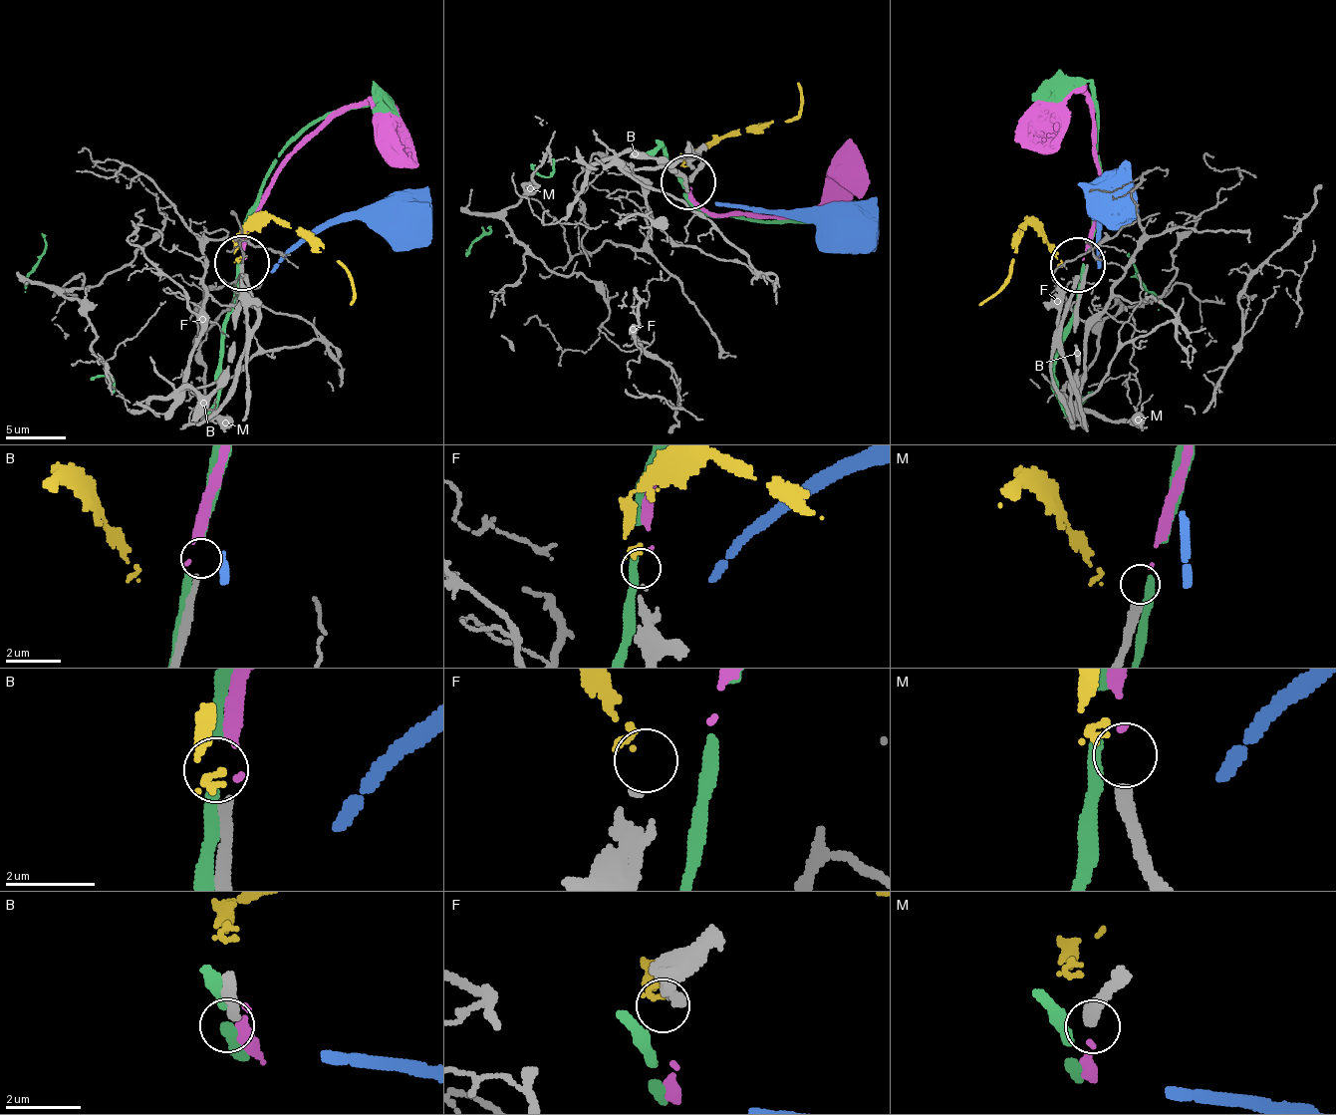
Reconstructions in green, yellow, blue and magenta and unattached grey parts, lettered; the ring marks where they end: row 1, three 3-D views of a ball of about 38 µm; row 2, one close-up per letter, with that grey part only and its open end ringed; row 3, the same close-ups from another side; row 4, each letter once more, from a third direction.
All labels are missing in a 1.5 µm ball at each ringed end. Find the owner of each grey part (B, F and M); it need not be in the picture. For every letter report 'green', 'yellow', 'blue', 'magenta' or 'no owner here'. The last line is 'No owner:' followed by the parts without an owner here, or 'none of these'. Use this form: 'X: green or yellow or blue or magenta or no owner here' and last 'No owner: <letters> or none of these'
B: no owner here
F: yellow
M: magenta
No owner: B

